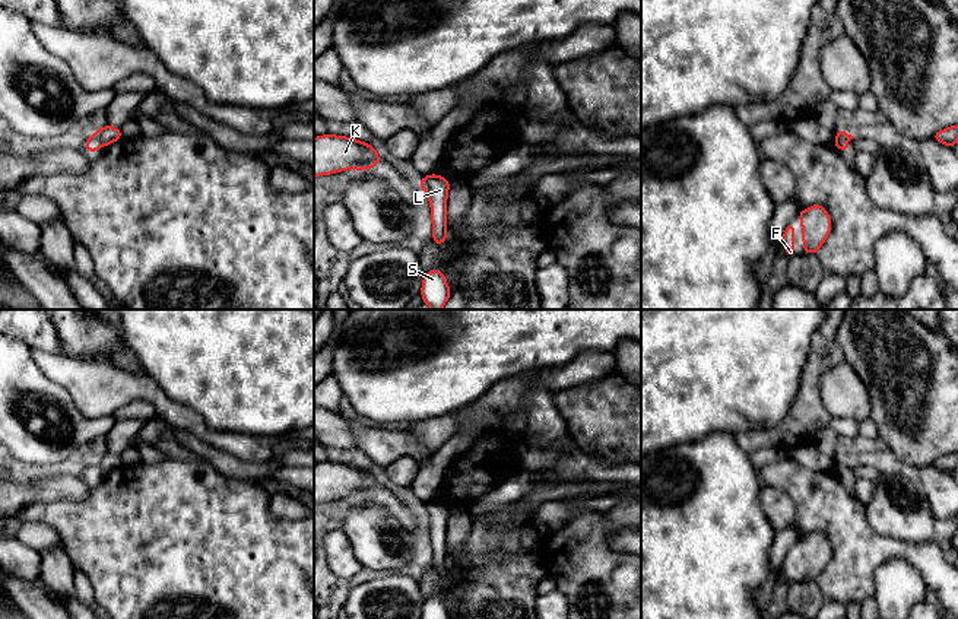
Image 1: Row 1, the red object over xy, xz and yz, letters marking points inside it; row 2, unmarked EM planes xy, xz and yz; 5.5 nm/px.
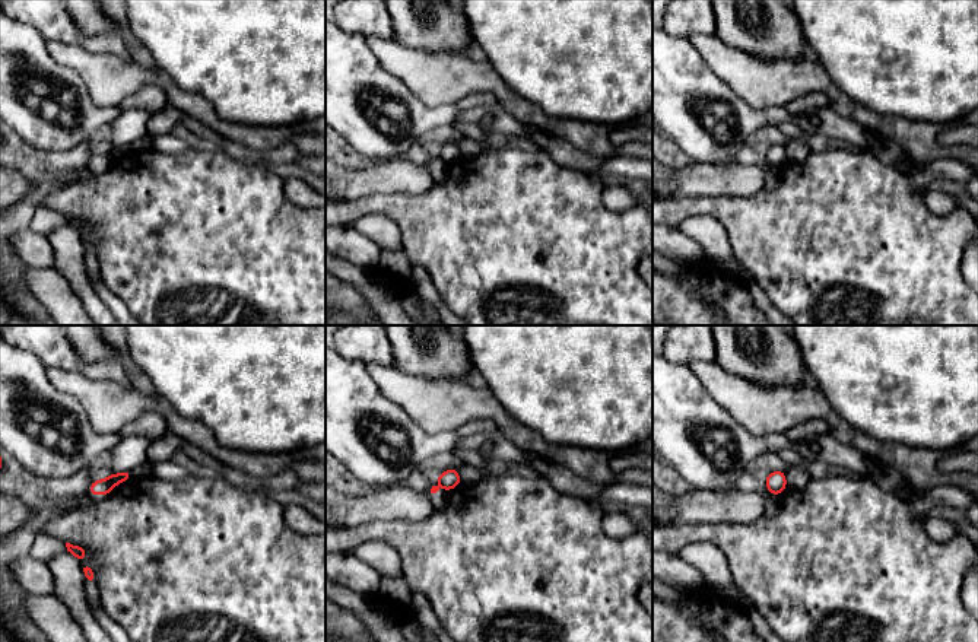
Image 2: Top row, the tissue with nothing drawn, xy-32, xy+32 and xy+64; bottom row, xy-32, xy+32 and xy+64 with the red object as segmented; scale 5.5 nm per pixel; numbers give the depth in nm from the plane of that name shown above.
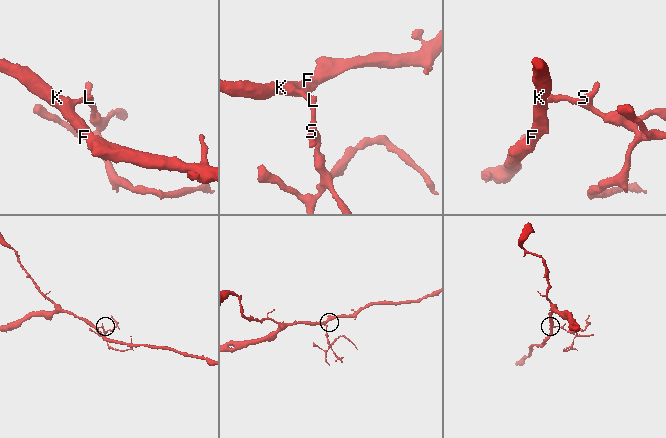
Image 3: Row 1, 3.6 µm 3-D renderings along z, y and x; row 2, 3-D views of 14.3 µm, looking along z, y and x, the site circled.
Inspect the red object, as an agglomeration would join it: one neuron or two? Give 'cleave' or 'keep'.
cleave

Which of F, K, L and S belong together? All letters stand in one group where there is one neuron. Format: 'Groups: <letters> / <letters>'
Groups: F K / L S

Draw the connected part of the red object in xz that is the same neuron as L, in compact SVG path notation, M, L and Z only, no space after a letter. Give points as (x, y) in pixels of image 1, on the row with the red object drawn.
M431 174L422 178L424 190L431 204L432 241L442 245L447 232L447 196L450 181L441 175Z

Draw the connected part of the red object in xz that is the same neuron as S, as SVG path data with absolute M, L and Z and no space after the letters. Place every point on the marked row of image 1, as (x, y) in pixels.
M434 269L424 276L422 291L419 295L432 310L441 310L445 305L451 291L440 269Z

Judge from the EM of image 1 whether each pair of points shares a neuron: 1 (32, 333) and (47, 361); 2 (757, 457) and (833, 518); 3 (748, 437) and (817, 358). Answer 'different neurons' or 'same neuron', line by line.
1: different neurons
2: different neurons
3: same neuron

